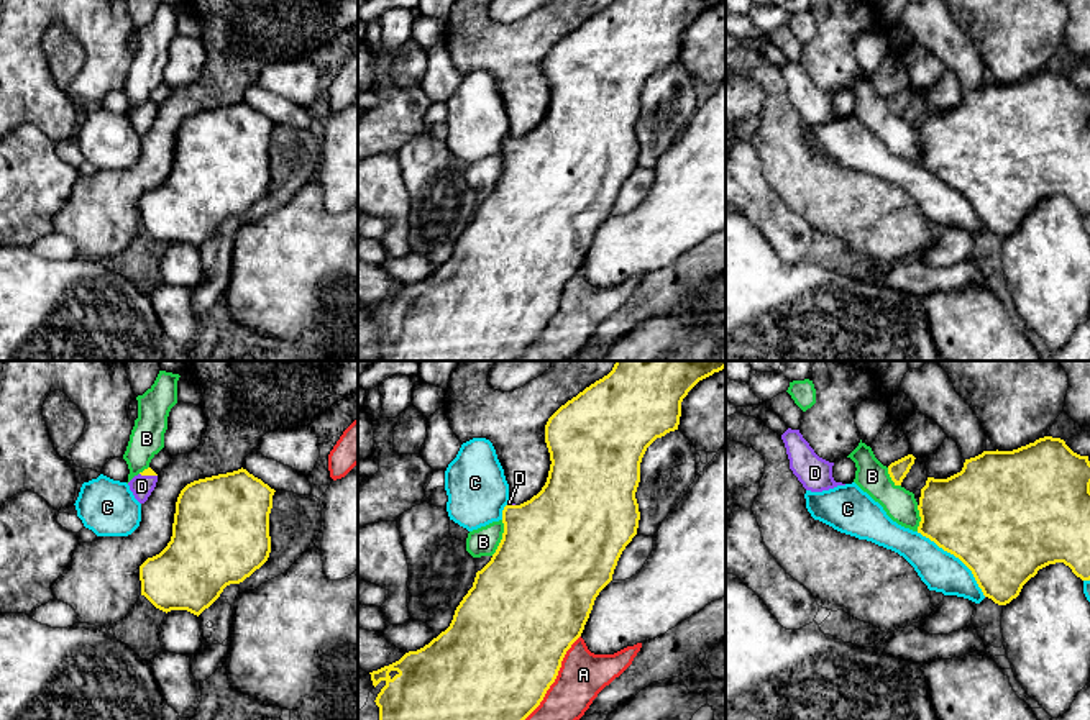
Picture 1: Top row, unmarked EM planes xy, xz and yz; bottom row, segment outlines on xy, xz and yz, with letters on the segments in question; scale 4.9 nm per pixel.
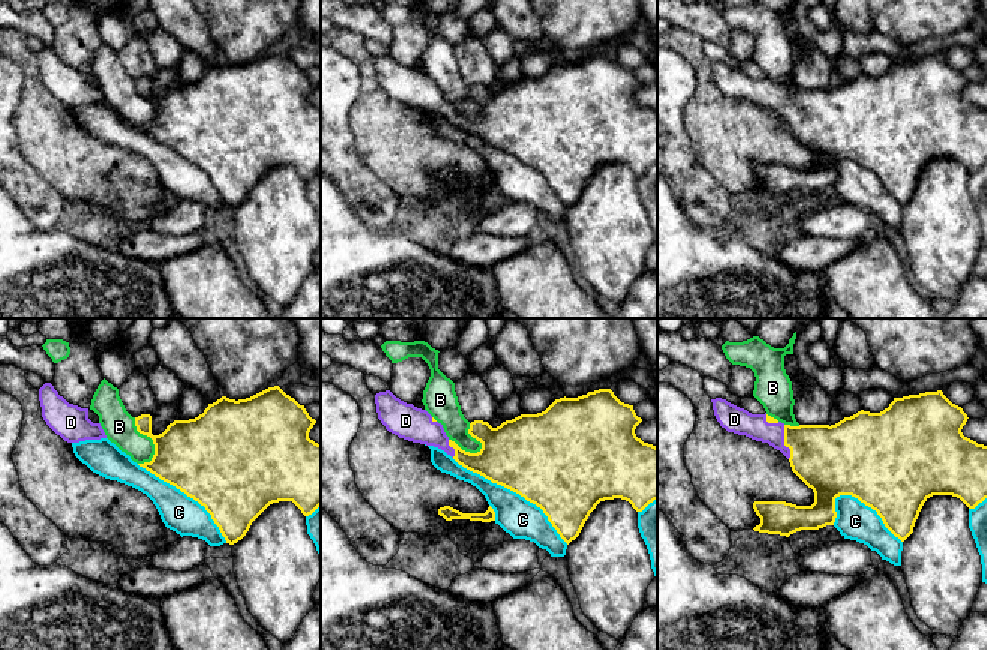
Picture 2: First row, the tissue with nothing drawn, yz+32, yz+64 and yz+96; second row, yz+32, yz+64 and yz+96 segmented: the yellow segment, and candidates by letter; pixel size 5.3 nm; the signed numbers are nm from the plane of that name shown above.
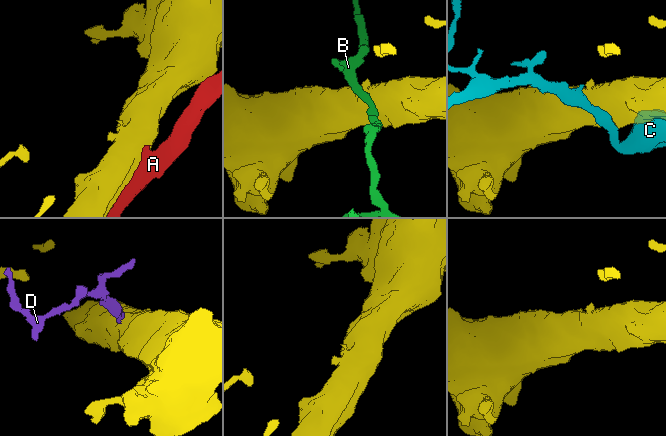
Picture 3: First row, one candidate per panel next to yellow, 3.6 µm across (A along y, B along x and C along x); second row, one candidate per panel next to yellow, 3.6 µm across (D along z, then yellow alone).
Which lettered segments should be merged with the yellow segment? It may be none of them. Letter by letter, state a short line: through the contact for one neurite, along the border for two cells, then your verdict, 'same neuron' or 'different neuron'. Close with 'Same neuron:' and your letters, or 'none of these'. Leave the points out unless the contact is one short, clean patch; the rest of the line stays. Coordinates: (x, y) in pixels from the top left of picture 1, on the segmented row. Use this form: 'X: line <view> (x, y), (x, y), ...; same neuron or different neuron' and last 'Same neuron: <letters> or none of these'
A: different neuron
B: different neuron
C: different neuron
D: line xy (148, 471), (148, 474), (141, 486); same neuron
Same neuron: D

